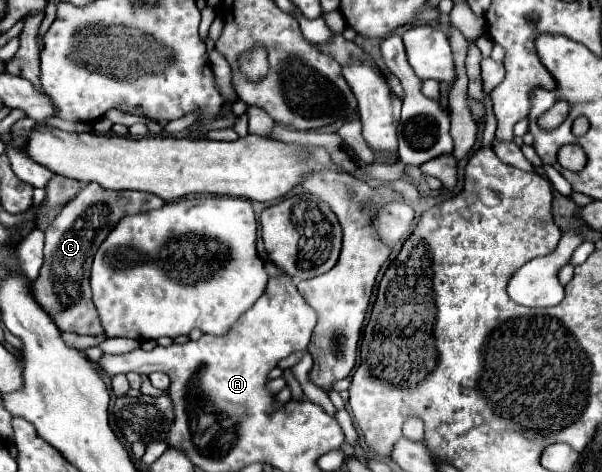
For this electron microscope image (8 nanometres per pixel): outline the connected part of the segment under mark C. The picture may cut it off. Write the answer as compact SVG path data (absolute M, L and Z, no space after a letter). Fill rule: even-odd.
M91 182L81 188L81 192L61 208L61 212L51 220L45 230L45 264L41 266L38 277L31 281L31 294L35 302L53 318L59 330L99 336L101 322L97 318L95 306L91 302L91 288L89 288L89 270L93 256L99 244L107 238L109 230L125 216L125 214L139 214L153 208L161 208L165 202L155 194L133 192L133 190L105 190L97 182ZM97 206L103 206L103 214ZM53 270L53 274L51 274Z

